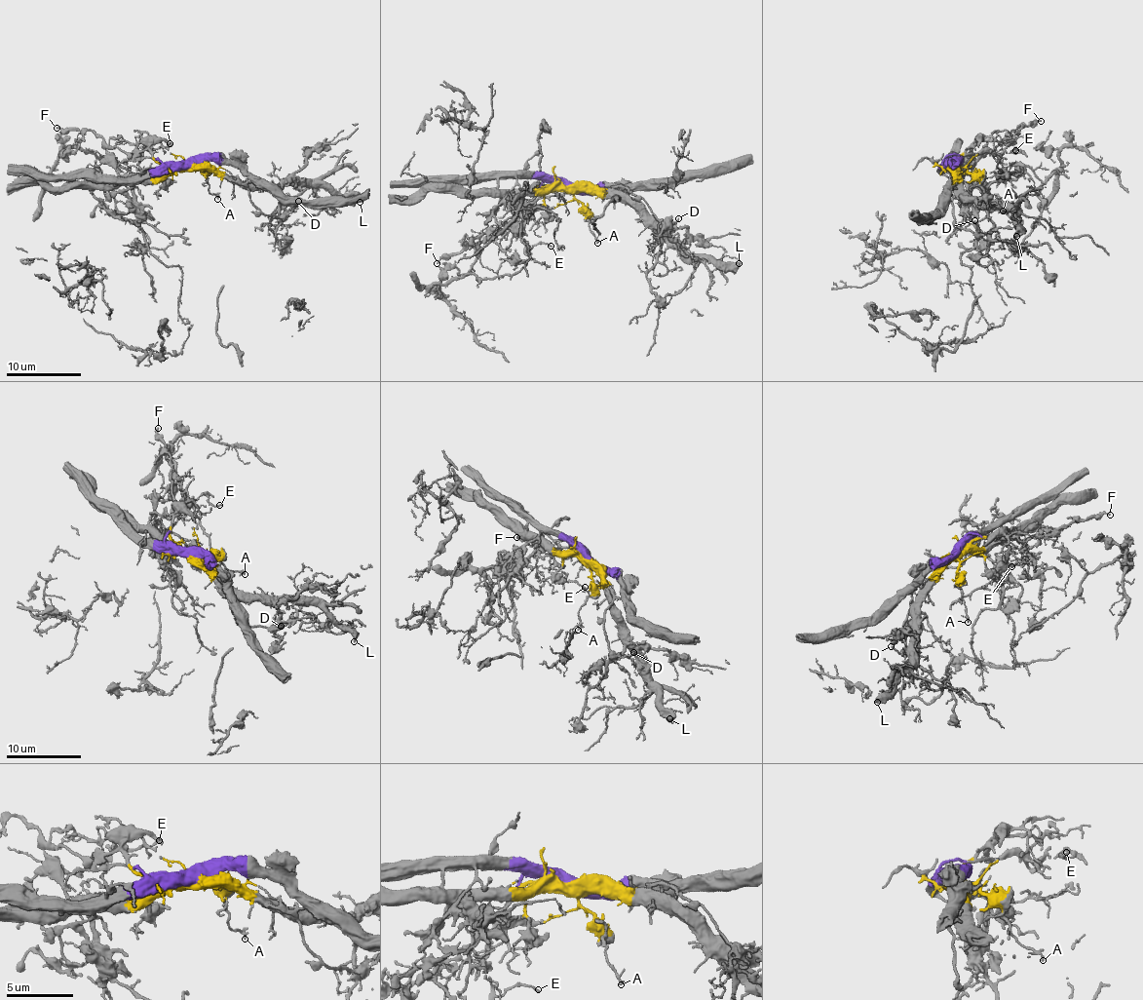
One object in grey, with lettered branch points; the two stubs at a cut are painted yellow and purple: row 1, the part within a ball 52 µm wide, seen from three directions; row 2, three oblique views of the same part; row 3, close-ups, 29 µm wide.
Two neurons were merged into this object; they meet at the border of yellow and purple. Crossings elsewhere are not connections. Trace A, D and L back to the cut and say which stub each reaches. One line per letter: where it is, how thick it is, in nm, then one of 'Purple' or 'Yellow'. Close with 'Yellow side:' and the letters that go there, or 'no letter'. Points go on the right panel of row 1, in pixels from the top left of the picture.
A: Place: (1003, 211). Thickness 130 nm. Yellow
D: Place: (974, 220). Thickness 160 nm. Purple
L: Place: (1016, 236). Thickness 440 nm. Yellow
Yellow side: A, L

